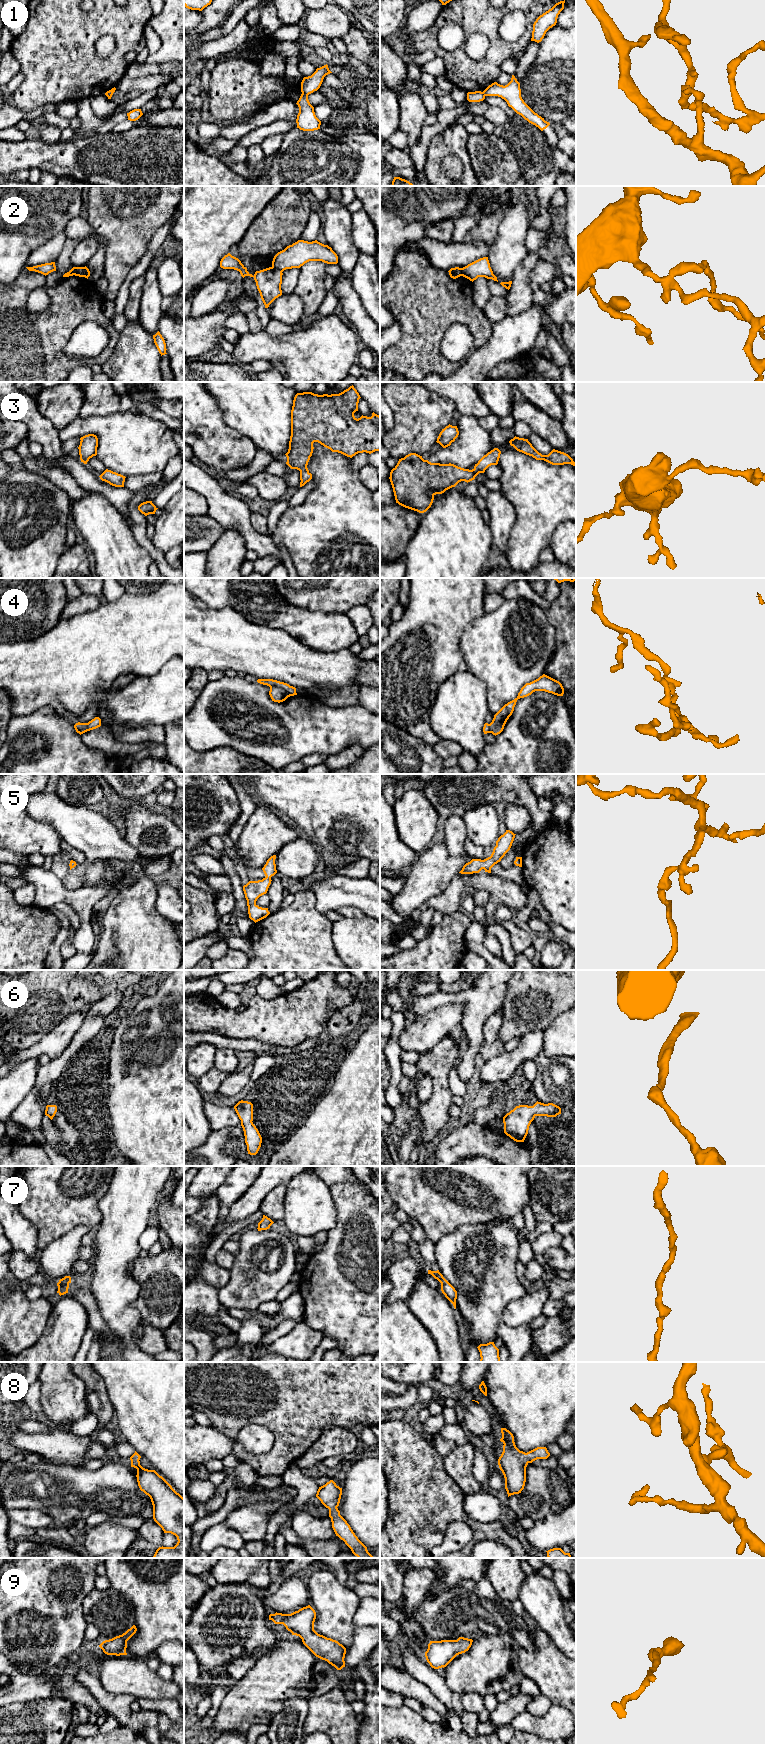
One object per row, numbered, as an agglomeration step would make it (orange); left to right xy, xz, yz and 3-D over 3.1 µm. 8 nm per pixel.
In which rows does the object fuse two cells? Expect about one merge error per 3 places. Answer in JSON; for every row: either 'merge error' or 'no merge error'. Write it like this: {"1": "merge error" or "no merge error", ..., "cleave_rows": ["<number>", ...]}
{"1": "merge error", "2": "merge error", "3": "no merge error", "4": "merge error", "5": "no merge error", "6": "no merge error", "7": "no merge error", "8": "no merge error", "9": "no merge error", "cleave_rows": ["1", "2", "4"]}

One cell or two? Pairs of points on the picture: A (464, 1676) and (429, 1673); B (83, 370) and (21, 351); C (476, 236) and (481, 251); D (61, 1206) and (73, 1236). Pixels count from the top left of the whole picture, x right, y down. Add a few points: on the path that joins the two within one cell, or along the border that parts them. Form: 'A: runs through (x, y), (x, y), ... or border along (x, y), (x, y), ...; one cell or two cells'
A: border along (443, 1677), (446, 1686), (452, 1693); two cells
B: border along (90, 365), (78, 364), (70, 371); two cells
C: border along (462, 241), (484, 242), (488, 246); two cells
D: border along (92, 1230), (86, 1226), (77, 1225), (51, 1242); two cells

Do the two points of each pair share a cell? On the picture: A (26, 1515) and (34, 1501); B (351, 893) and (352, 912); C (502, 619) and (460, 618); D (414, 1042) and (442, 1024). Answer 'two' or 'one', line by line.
A: two
B: two
C: two
D: one

